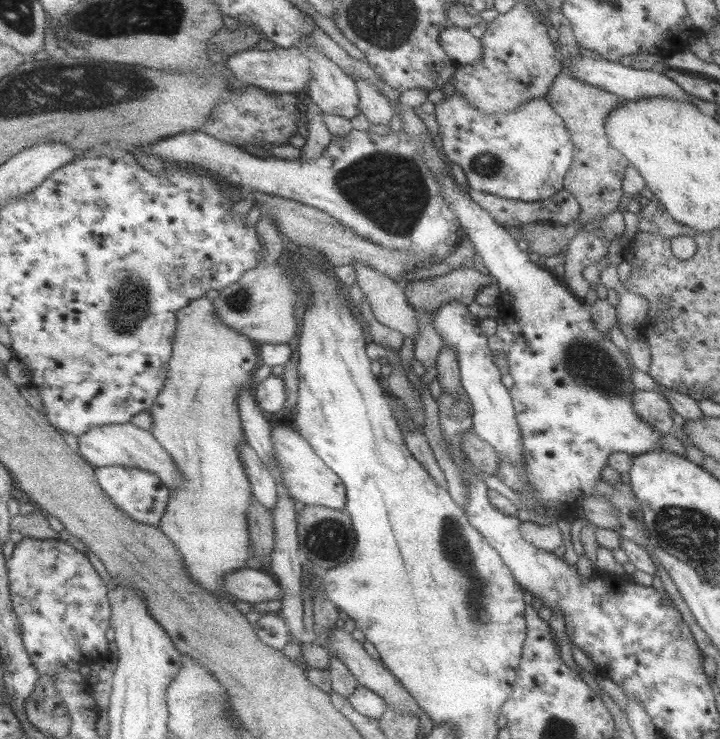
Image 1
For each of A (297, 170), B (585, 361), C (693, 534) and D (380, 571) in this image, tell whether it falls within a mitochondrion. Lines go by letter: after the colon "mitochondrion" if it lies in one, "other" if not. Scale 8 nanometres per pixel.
A: other
B: mitochondrion
C: mitochondrion
D: other

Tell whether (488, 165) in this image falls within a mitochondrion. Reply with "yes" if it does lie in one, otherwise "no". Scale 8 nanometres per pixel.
yes

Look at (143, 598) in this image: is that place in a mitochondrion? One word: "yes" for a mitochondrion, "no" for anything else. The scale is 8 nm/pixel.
no

